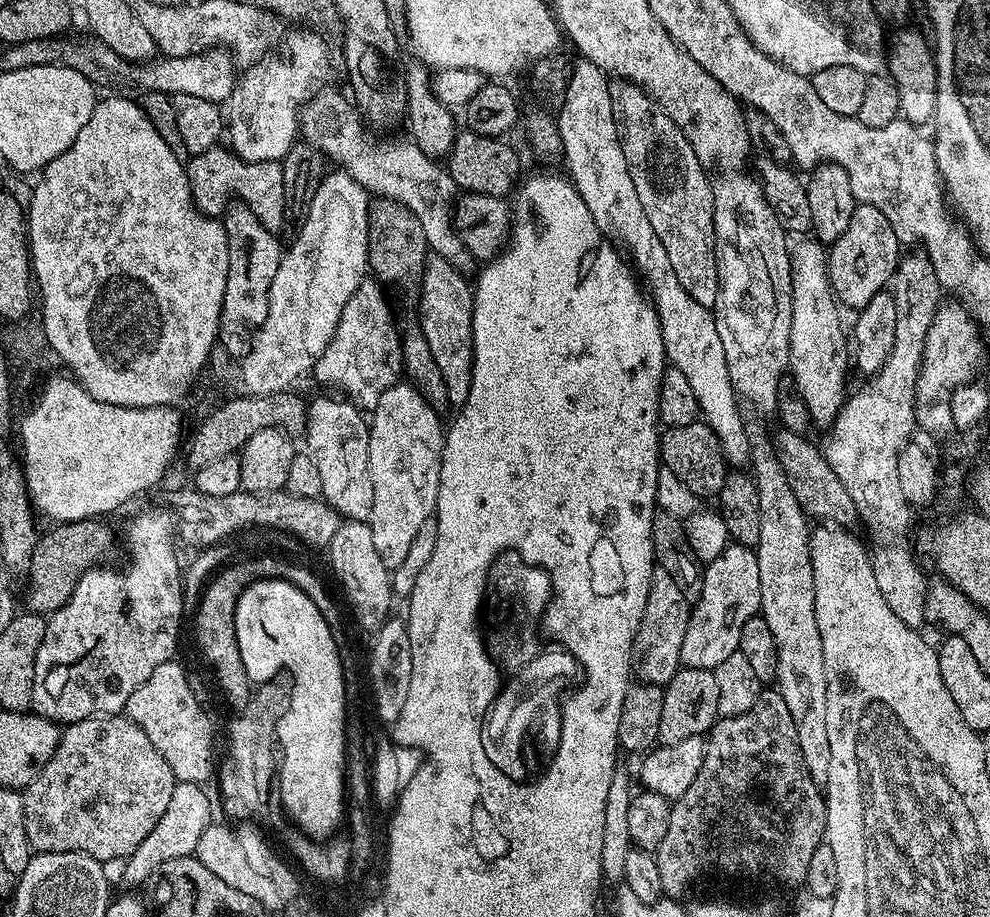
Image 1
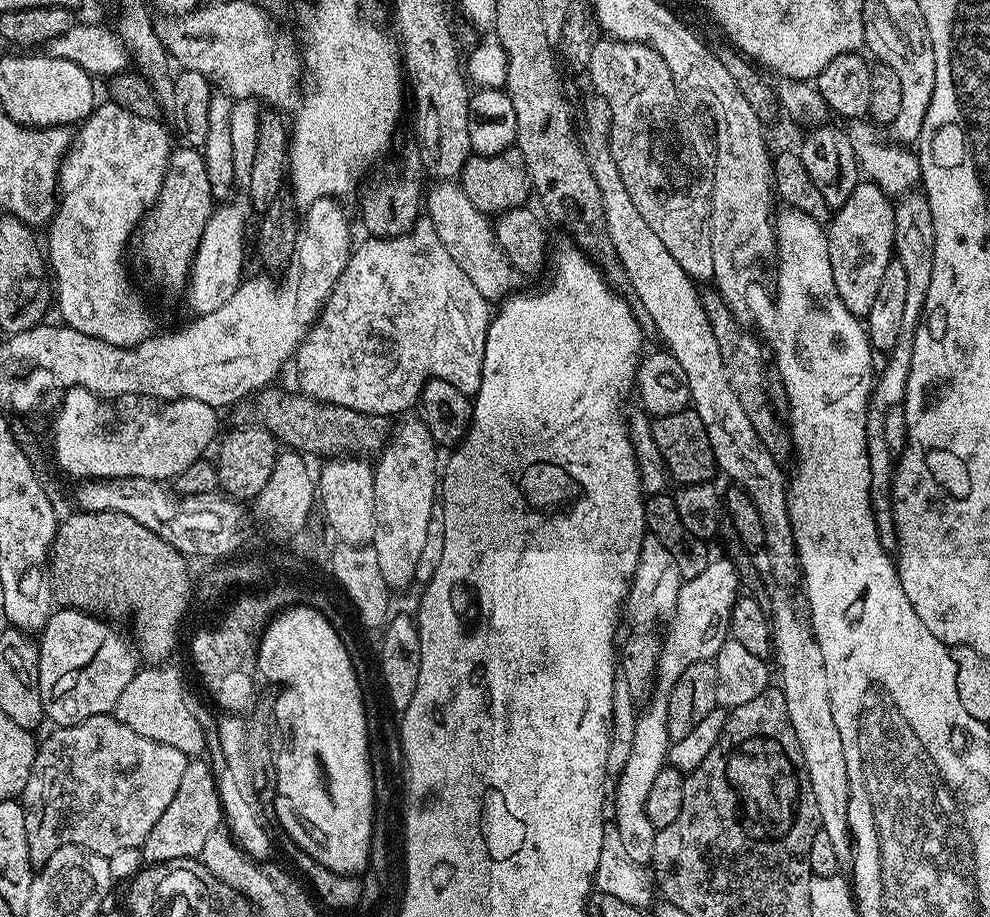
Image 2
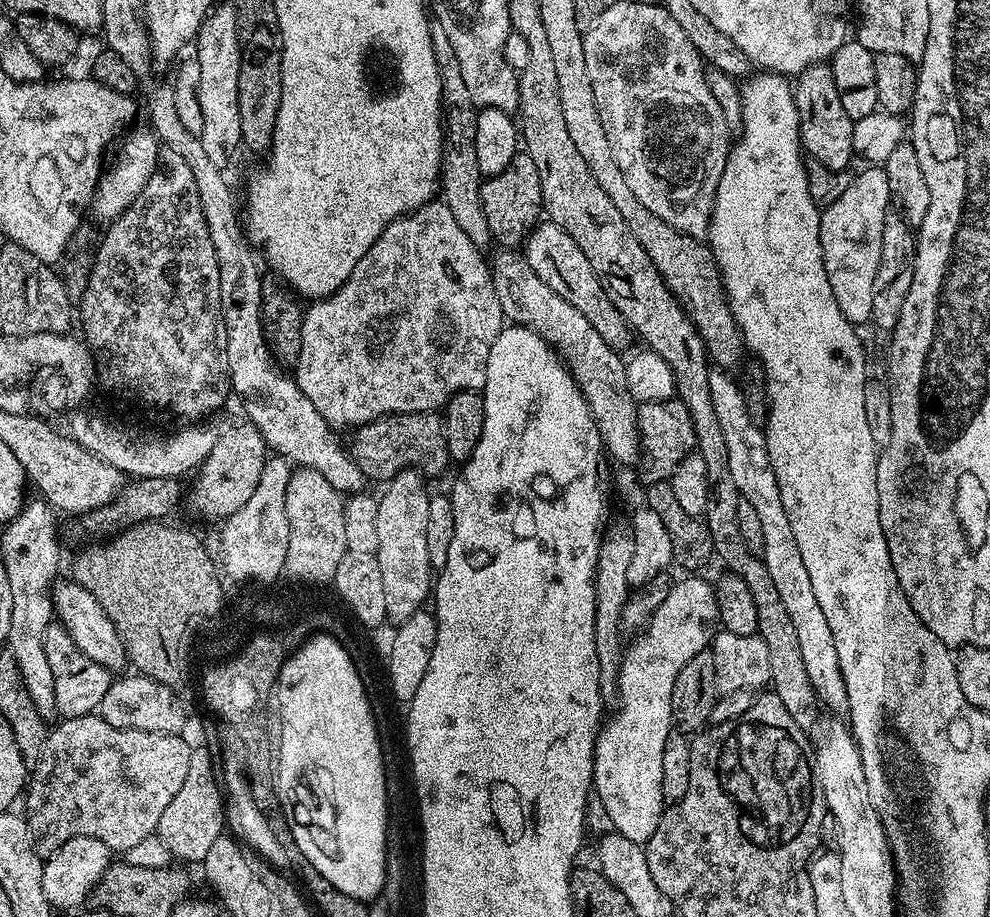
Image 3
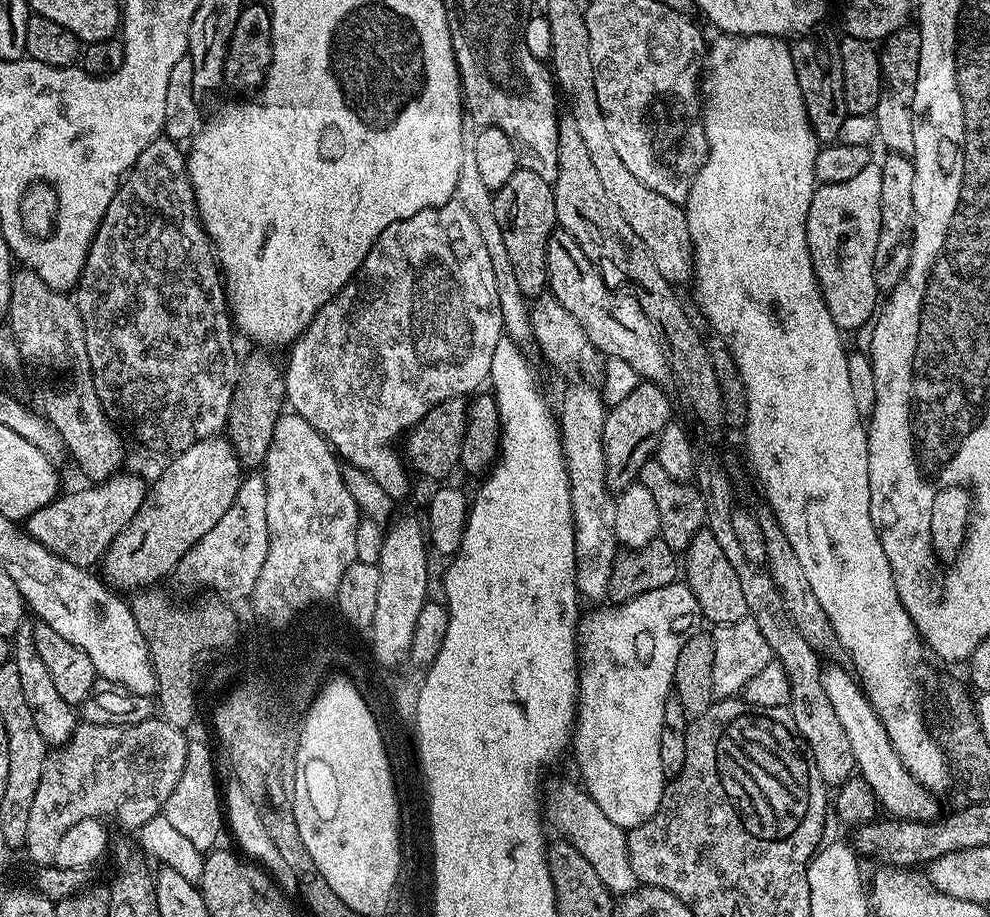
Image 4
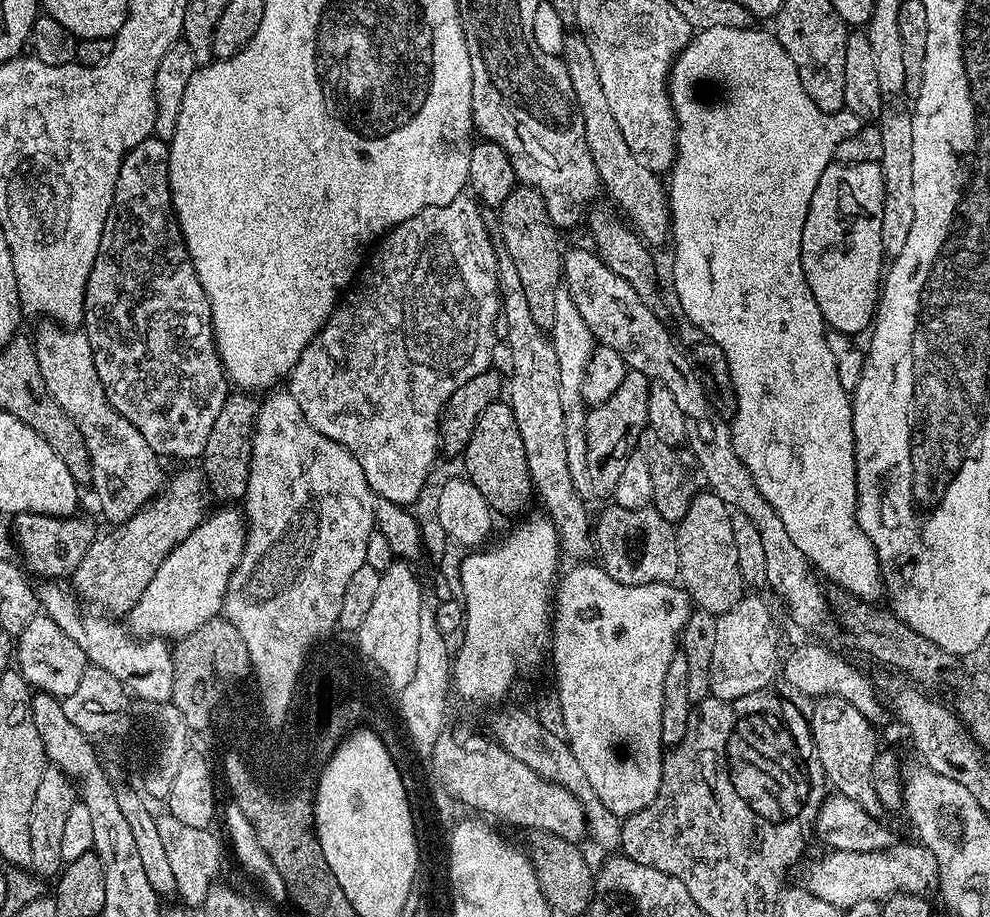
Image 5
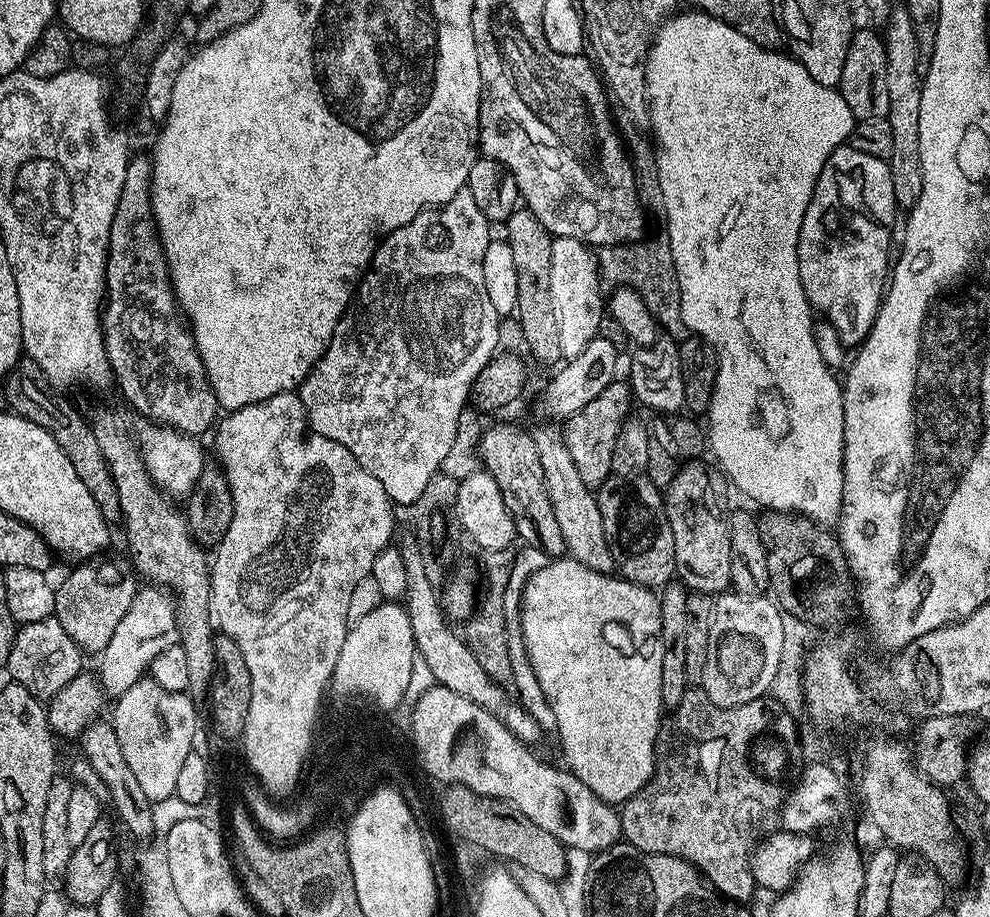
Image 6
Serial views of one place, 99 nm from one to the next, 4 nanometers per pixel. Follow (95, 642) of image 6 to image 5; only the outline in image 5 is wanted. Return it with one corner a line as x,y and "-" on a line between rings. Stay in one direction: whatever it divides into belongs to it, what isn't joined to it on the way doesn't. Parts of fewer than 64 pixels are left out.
195,467
181,468
181,472
167,477
155,502
131,513
113,527
113,532
97,535
90,550
86,550
78,570
70,577
71,587
85,605
93,604
93,609
112,618
127,617
138,598
142,598
142,590
150,586
150,578
158,574
158,566
205,520
205,478

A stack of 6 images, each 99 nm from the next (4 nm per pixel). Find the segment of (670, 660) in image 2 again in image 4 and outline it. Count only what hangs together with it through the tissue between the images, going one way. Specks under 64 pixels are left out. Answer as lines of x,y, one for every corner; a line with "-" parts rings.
684,582
652,586
633,595
617,608
587,613
582,628
582,671
578,719
574,729
574,752
580,763
583,787
594,802
620,828
631,830
642,827
660,809
664,801
666,781
658,746
664,737
664,707
673,695
672,679
678,666
678,654
688,637
702,624
698,598

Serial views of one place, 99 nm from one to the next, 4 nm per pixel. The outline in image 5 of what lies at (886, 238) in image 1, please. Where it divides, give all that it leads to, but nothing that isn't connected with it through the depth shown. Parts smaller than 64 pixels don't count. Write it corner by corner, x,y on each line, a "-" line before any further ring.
833,162
822,170
822,178
818,178
818,186
814,186
814,198
810,198
810,210
806,214
806,226
802,226
802,270
804,281
810,286
810,294
814,294
814,302
818,302
818,310
822,310
825,325
833,333
845,332
852,336
855,332
867,333
876,319
876,306
880,302
882,273
886,268
886,257
882,250
882,214
884,213
884,175
879,164
862,162
861,164
841,164

